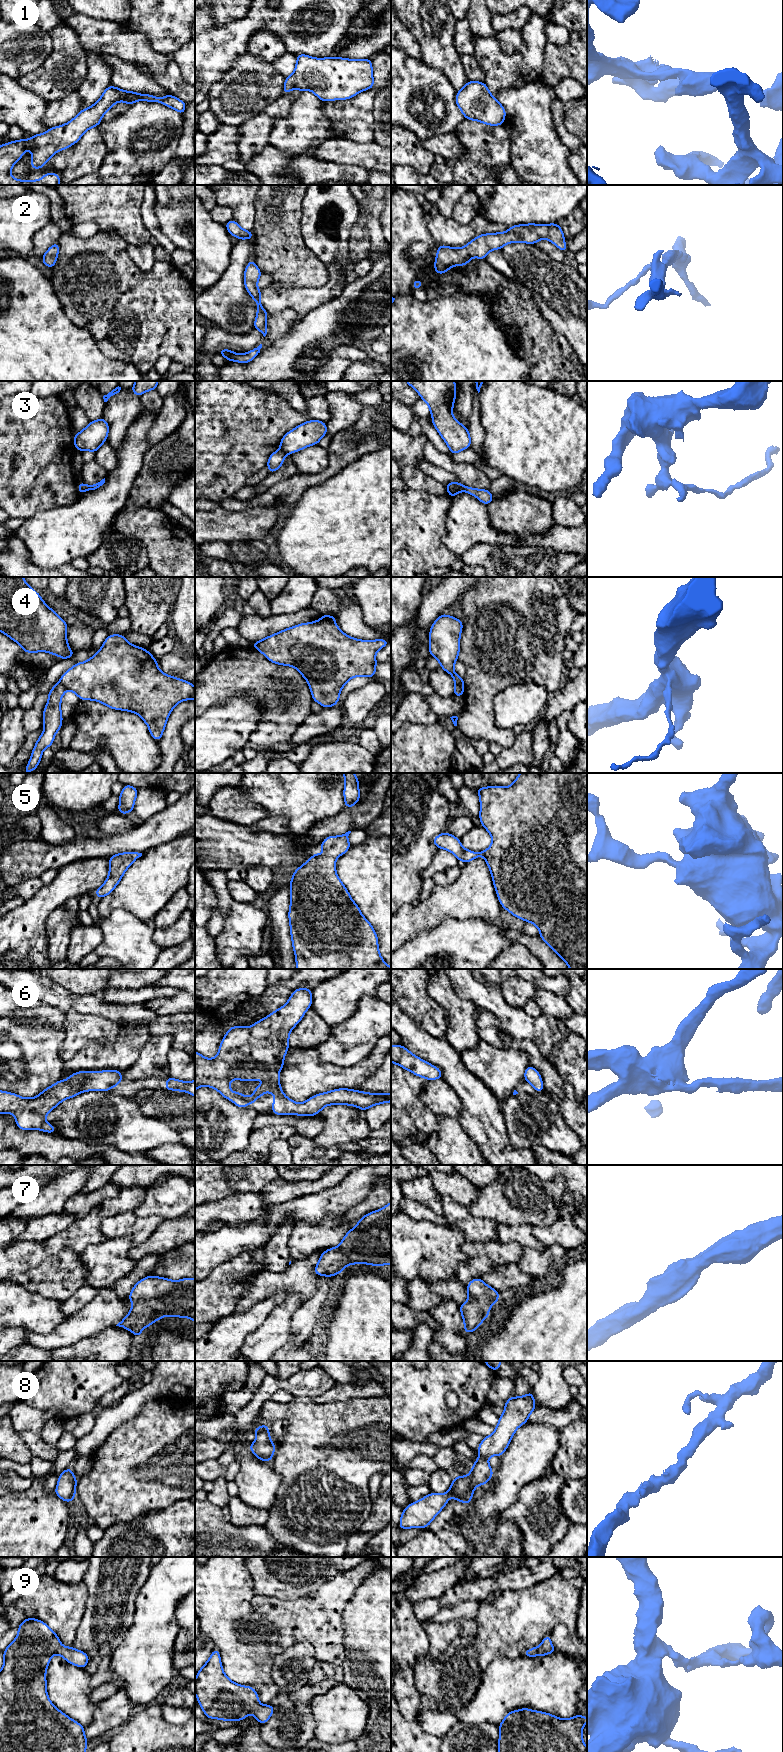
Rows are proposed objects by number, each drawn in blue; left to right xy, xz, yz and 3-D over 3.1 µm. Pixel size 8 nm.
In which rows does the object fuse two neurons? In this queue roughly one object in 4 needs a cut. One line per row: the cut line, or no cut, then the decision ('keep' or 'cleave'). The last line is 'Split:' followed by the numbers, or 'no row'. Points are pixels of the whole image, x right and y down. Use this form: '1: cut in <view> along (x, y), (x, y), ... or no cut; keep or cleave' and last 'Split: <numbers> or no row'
1: no cut; keep
2: no cut; keep
3: cut in xz along (280, 449), (285, 454); cleave
4: cut in xy along (60, 681), (66, 689); cleave
5: no cut; keep
6: no cut; keep
7: no cut; keep
8: no cut; keep
9: no cut; keep
Split: 3, 4

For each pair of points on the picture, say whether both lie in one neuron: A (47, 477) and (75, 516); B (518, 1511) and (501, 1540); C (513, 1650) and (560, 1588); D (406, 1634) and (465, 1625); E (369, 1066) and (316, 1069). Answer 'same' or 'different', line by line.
A: different
B: different
C: same
D: different
E: same

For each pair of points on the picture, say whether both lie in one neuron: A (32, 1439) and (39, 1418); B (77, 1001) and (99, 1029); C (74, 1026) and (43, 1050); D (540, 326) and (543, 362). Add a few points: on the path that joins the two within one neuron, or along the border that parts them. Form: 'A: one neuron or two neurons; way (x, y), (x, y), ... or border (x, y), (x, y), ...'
A: two neurons; border (19, 1432), (33, 1432), (38, 1435)
B: two neurons; border (65, 1012), (74, 1009), (110, 1019)
C: two neurons; border (65, 1013), (65, 1038), (60, 1044), (59, 1055)
D: one neuron; way (541, 335), (543, 337), (543, 353)

